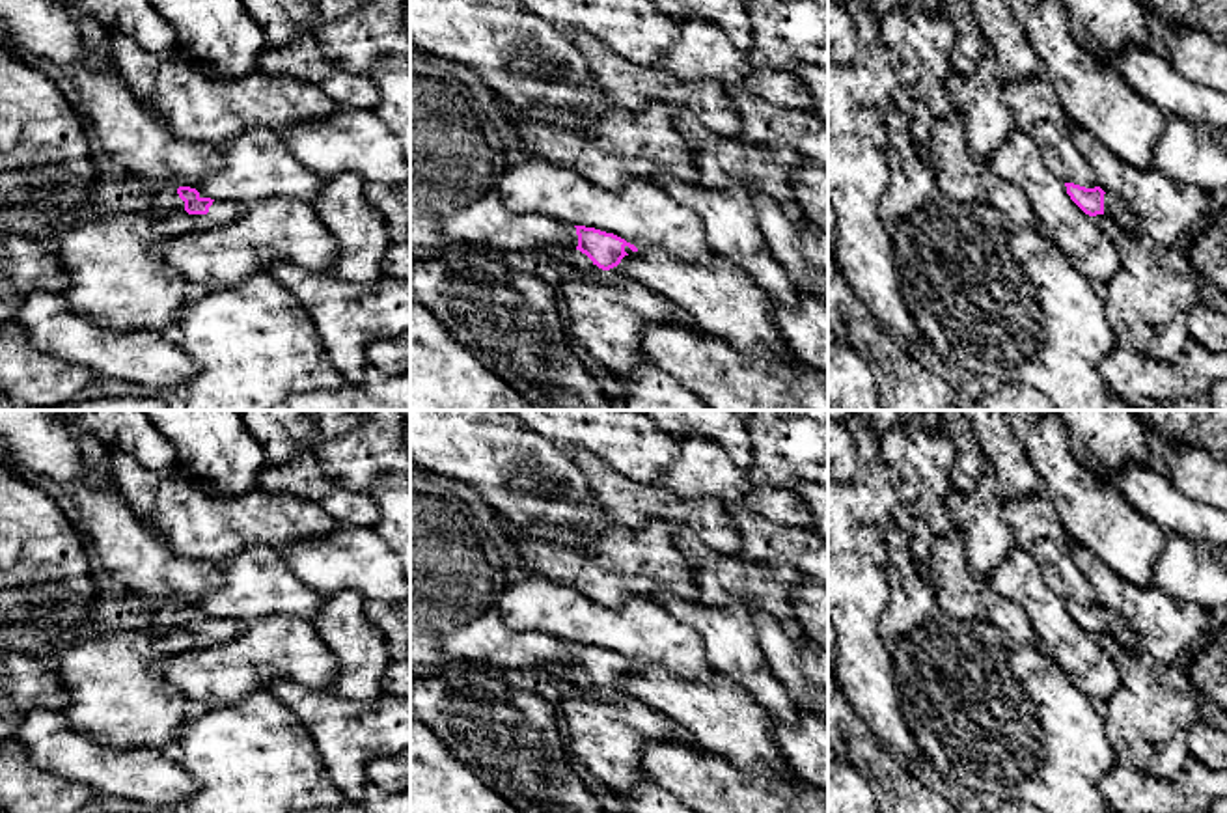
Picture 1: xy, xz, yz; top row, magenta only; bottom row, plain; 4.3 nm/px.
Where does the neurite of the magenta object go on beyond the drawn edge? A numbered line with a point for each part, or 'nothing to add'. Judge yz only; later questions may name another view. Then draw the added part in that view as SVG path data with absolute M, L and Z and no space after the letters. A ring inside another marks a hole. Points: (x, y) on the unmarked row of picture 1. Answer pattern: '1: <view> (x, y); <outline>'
1: yz (1114, 625); M1104 612L1104 632L1124 649L1134 651L1139 645L1139 638L1134 628L1115 612Z

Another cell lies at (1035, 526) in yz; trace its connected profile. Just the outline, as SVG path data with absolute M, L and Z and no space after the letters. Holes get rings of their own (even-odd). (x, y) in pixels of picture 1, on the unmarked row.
M1039 490L1026 500L1003 502L1003 517L1014 544L1026 550L1041 569L1048 587L1063 600L1098 604L1095 587L1085 580L1048 494Z

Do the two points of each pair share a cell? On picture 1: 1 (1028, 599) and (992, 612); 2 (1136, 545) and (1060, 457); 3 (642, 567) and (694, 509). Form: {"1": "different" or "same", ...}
{"1": "different", "2": "same", "3": "different"}

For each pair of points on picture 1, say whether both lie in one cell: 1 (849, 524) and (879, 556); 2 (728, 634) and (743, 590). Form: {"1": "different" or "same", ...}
{"1": "same", "2": "different"}

